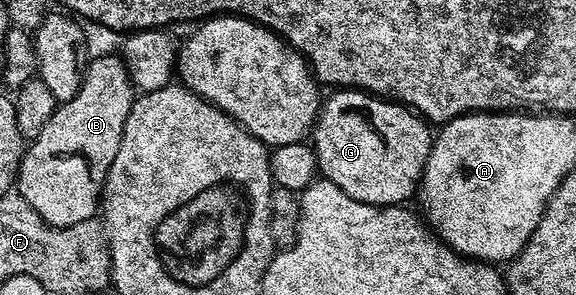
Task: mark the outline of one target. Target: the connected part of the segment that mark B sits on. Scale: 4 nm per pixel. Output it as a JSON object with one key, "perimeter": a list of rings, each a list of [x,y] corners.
{"perimeter":[[[119,55],[87,61],[78,94],[63,101],[50,122],[42,126],[42,134],[25,147],[16,188],[50,226],[74,226],[97,215],[106,174],[114,154],[118,154],[133,99],[132,80]]]}

